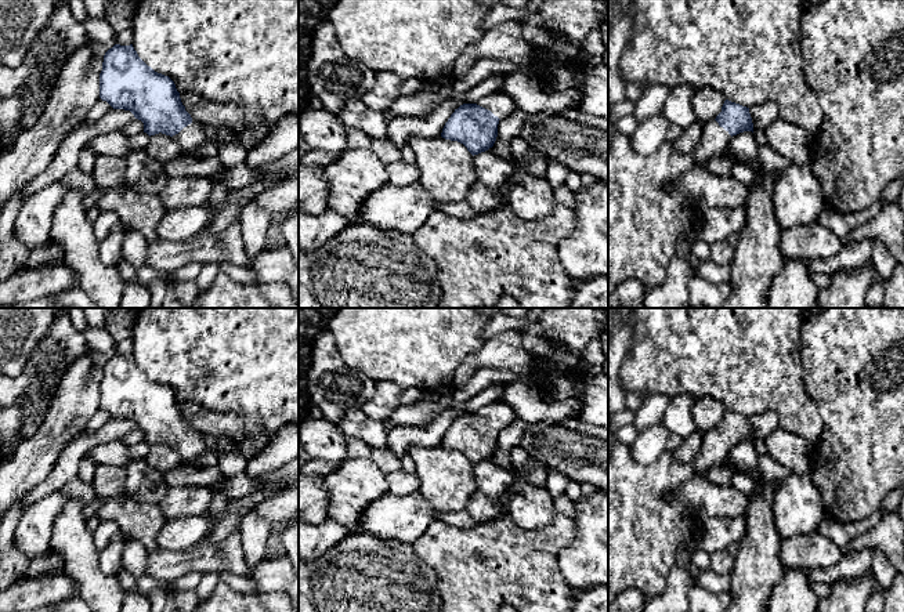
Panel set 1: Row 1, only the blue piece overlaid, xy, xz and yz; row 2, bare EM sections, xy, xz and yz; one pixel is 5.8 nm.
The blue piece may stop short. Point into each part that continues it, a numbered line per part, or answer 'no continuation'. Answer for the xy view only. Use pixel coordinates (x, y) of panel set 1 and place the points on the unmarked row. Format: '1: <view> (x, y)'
1: xy (192, 446)

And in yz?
1: yz (715, 448)

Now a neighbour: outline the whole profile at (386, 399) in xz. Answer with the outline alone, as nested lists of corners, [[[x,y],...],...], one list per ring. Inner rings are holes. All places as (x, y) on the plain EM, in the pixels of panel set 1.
[[[377,381],[373,396],[362,406],[372,420],[387,420],[399,406],[399,395],[404,390],[394,381]]]

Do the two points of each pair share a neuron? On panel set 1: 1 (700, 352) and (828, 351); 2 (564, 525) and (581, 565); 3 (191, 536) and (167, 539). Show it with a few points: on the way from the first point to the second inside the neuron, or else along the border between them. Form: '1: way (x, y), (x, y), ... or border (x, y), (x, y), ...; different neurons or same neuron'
1: border (801, 322), (798, 359), (799, 377), (803, 383); different neurons
2: border (574, 520), (574, 539), (559, 554), (560, 572); different neurons
3: way (185, 536), (173, 536); same neuron

